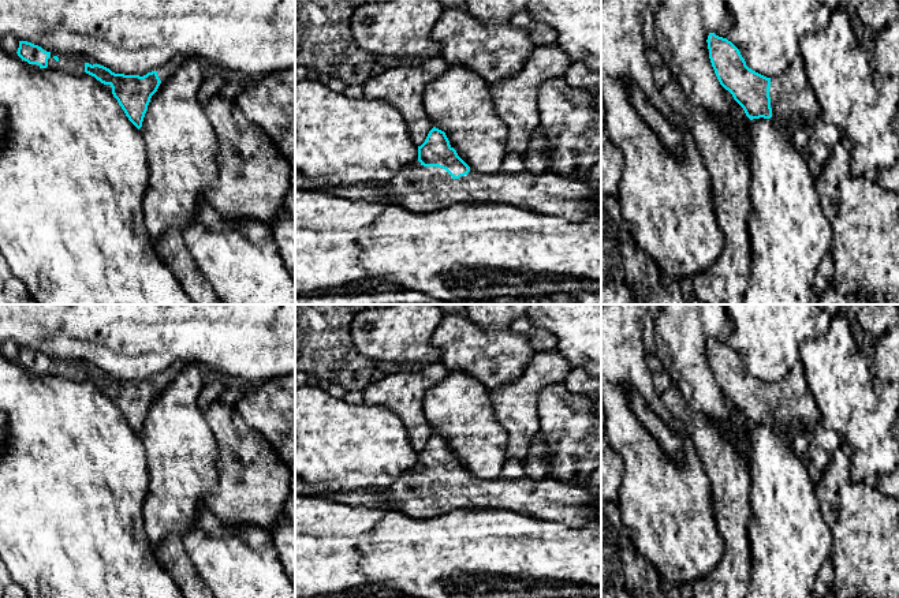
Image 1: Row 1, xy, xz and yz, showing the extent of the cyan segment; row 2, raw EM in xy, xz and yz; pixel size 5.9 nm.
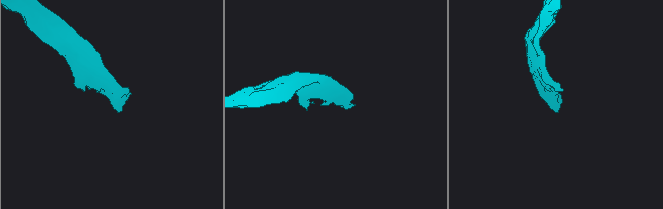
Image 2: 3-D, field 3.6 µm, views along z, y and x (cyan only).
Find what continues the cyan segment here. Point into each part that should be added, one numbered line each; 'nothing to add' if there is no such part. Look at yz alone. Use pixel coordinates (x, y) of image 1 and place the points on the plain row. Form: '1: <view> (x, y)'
1: yz (794, 413)

